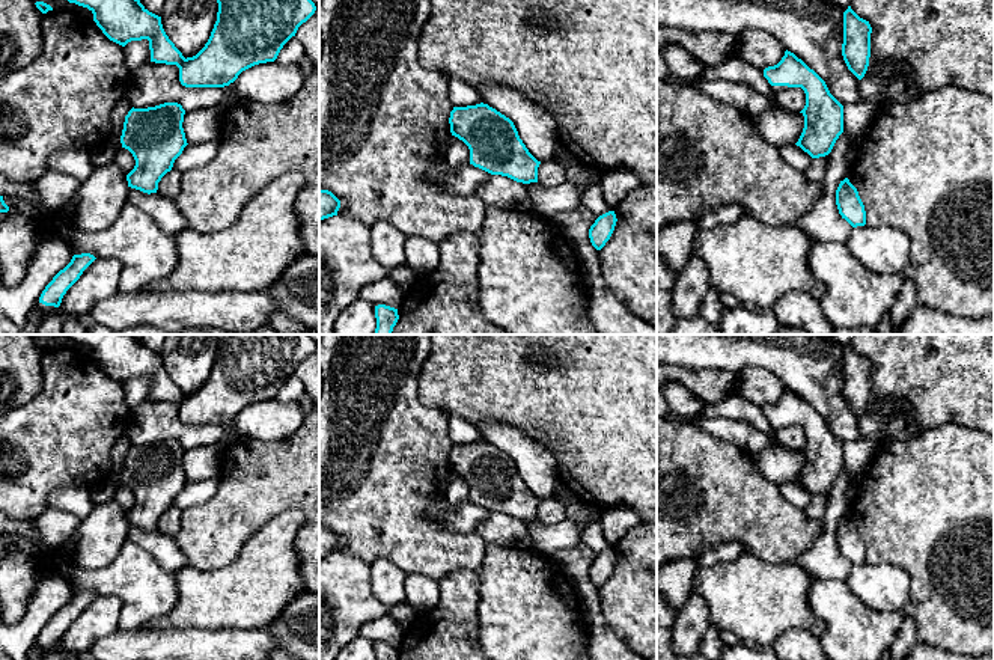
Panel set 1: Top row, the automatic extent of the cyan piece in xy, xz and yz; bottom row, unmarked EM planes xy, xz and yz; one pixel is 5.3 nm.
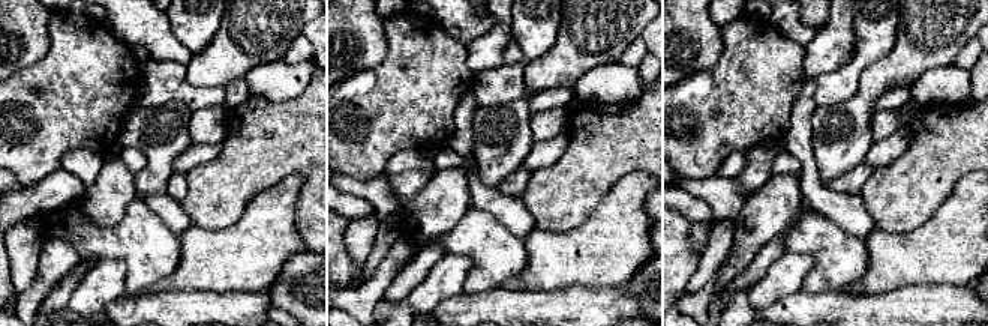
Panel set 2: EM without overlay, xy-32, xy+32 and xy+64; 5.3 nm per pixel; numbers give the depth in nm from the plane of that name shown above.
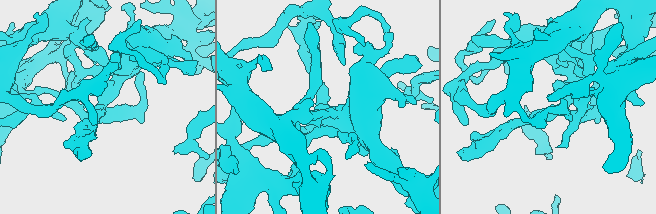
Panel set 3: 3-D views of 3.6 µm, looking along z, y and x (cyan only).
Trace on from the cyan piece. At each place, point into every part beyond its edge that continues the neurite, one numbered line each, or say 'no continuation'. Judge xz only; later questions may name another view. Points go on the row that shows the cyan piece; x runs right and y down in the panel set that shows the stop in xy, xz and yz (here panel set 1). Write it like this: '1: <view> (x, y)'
1: xz (536, 128)

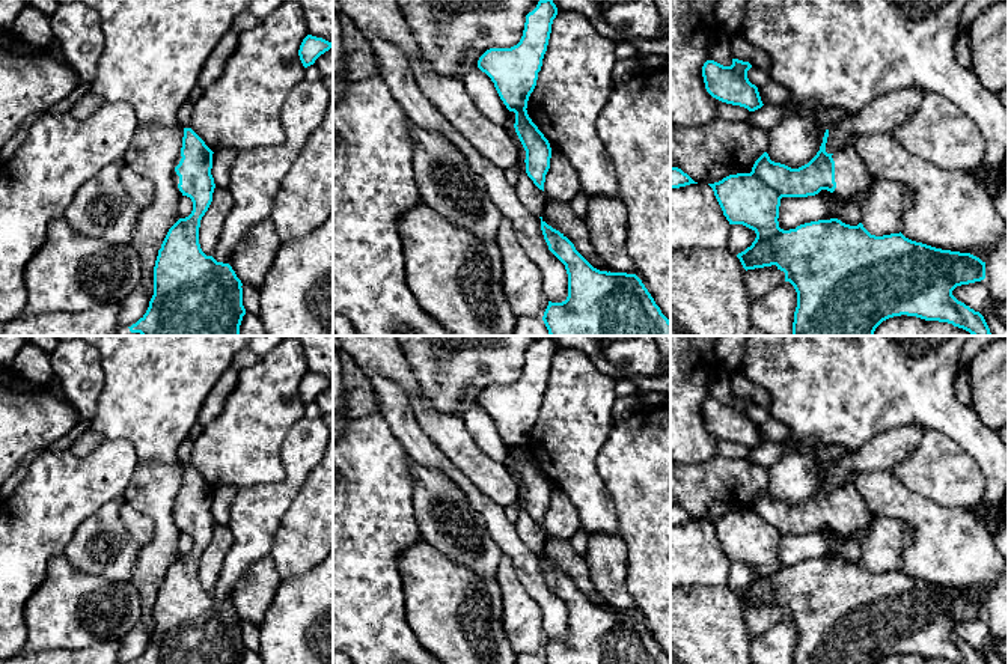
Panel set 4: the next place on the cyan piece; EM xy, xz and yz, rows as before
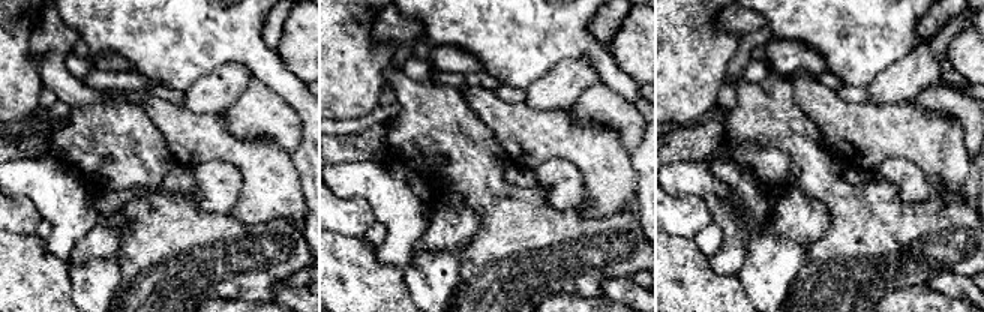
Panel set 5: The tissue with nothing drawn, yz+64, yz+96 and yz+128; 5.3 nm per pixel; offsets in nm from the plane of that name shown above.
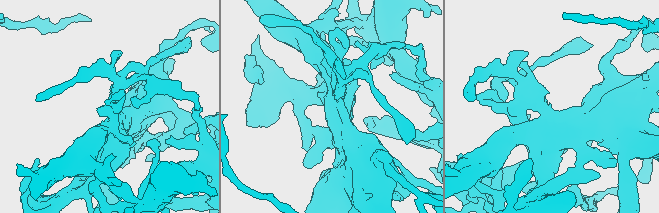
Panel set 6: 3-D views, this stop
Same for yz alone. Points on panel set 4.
1: yz (852, 176)

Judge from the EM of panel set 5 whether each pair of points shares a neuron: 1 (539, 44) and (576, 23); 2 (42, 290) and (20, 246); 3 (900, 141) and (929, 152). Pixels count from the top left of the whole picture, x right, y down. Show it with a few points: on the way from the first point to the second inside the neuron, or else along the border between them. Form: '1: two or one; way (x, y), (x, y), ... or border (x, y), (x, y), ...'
1: one; way (548, 35), (560, 23), (567, 23)
2: one; way (32, 279), (20, 267), (20, 257)
3: one; way (908, 141), (918, 141), (921, 144)

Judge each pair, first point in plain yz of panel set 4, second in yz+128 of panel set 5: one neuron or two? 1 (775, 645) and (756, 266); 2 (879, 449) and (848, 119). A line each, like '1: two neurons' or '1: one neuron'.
1: one neuron
2: two neurons

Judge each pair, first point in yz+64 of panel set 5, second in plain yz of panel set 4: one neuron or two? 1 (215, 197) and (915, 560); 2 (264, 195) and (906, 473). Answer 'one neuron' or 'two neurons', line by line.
1: two neurons
2: two neurons

